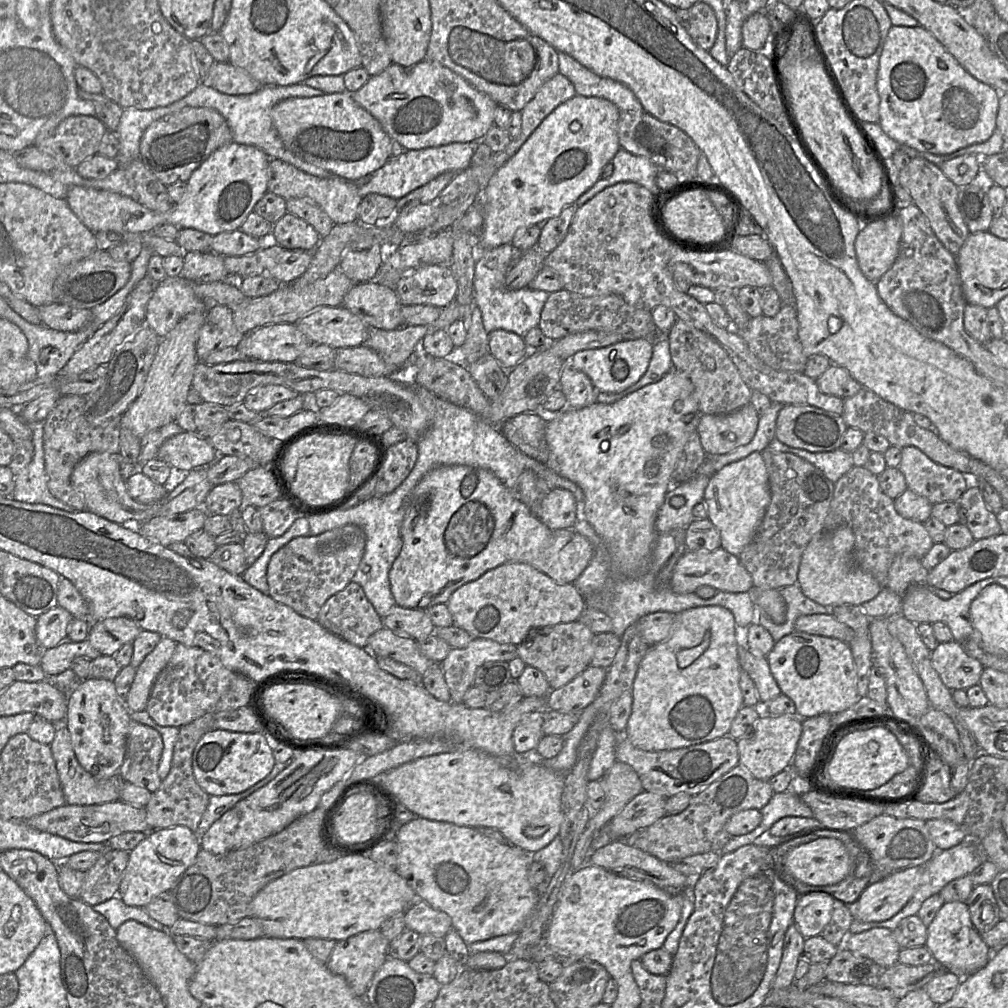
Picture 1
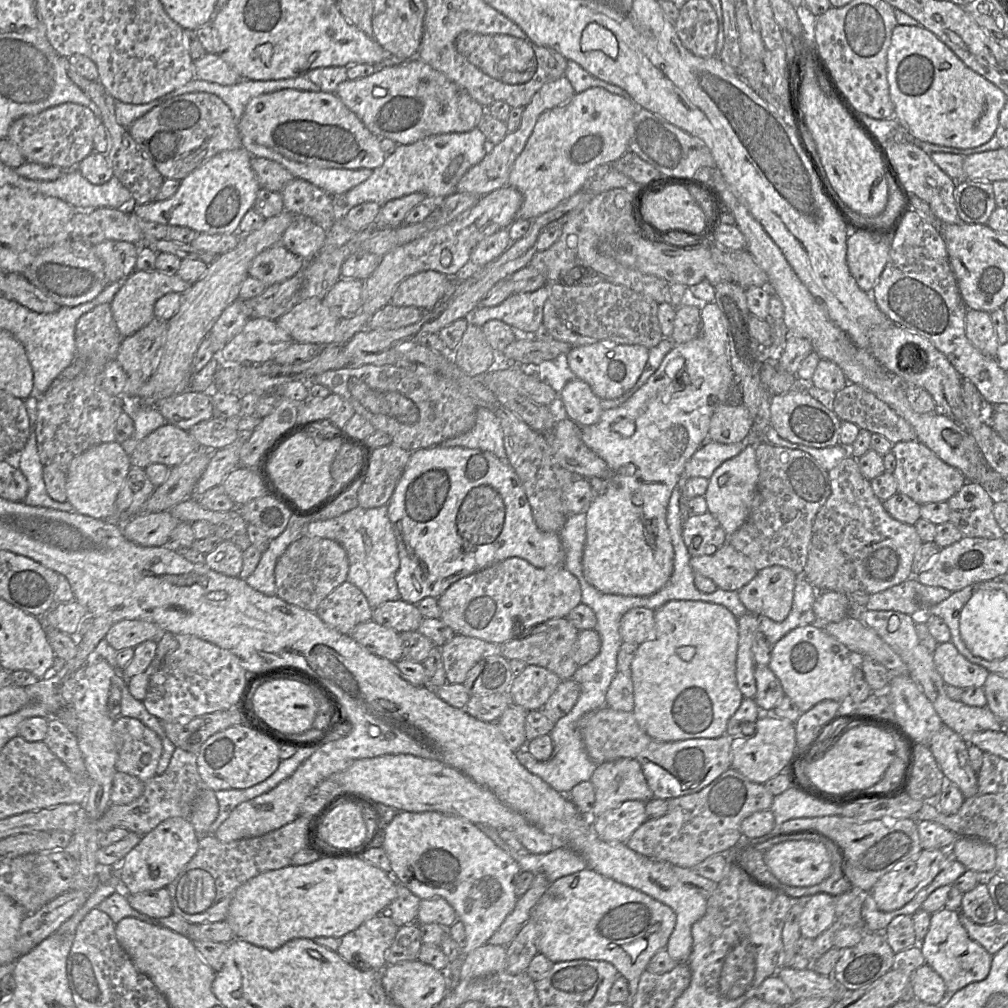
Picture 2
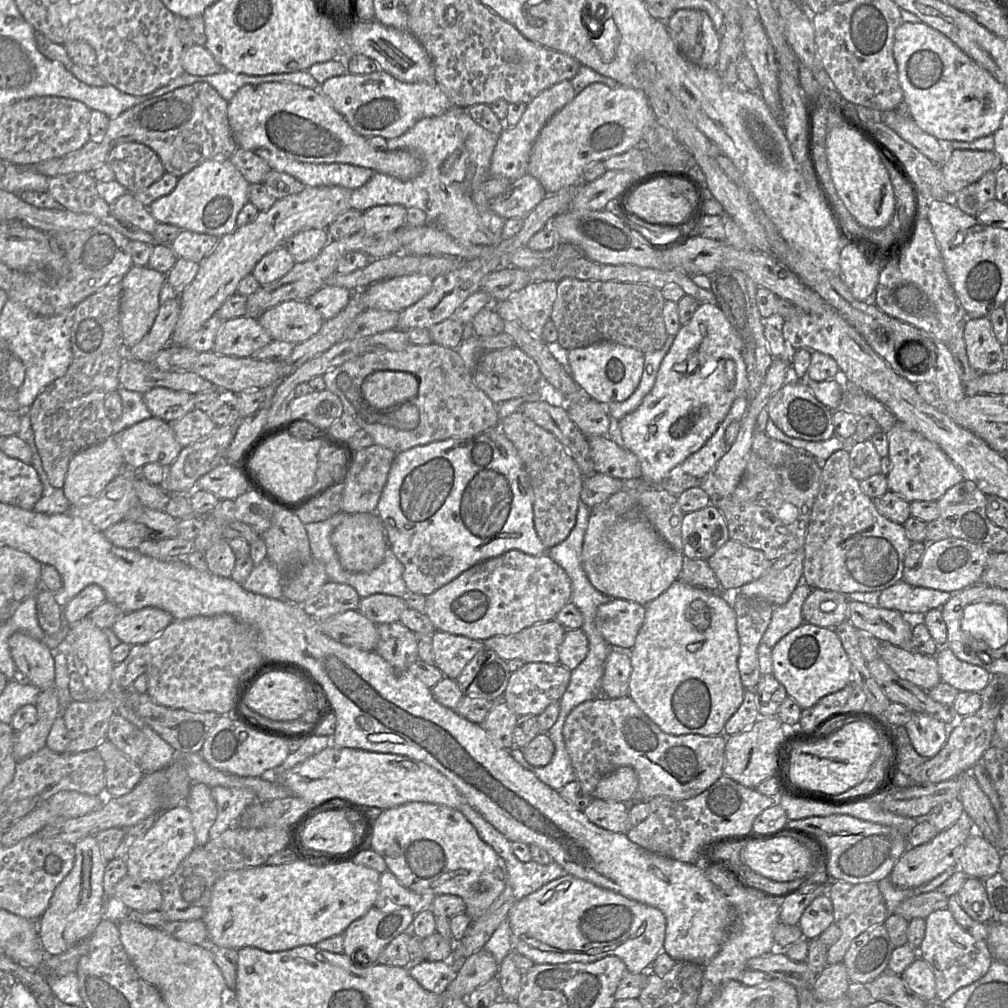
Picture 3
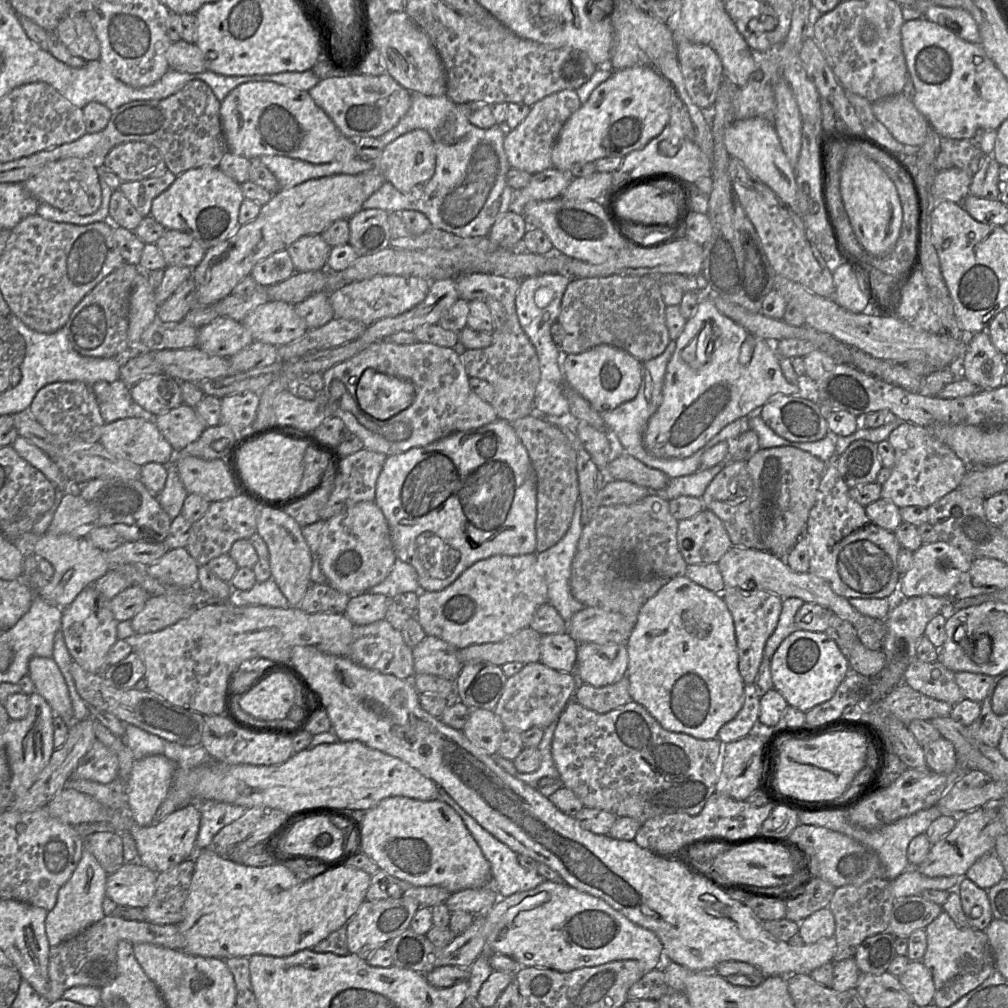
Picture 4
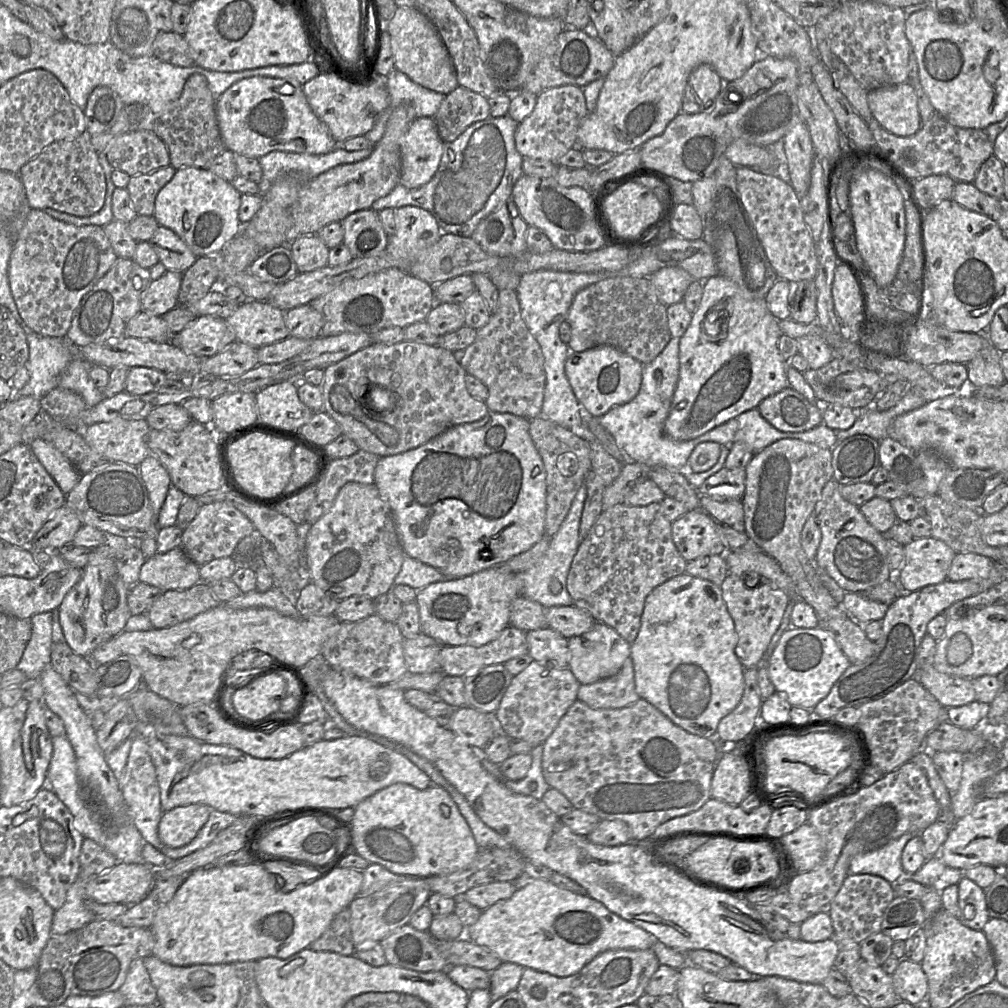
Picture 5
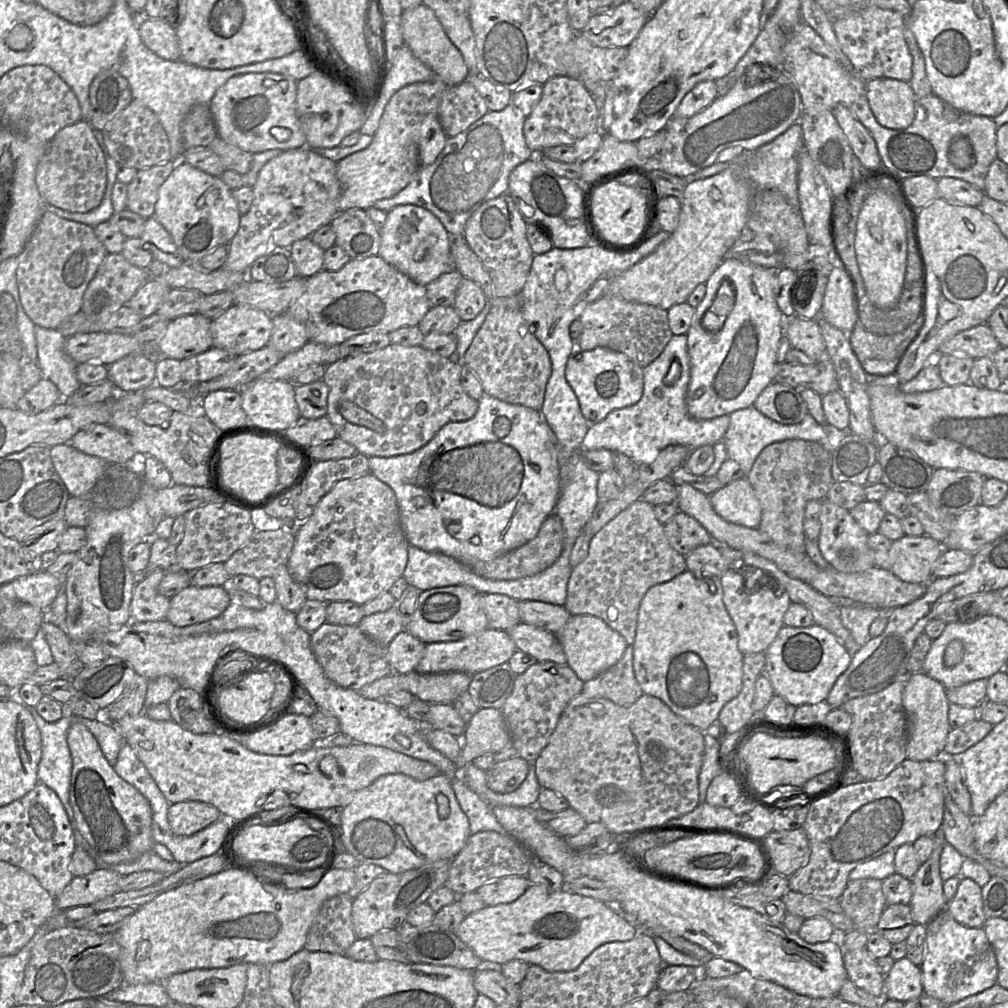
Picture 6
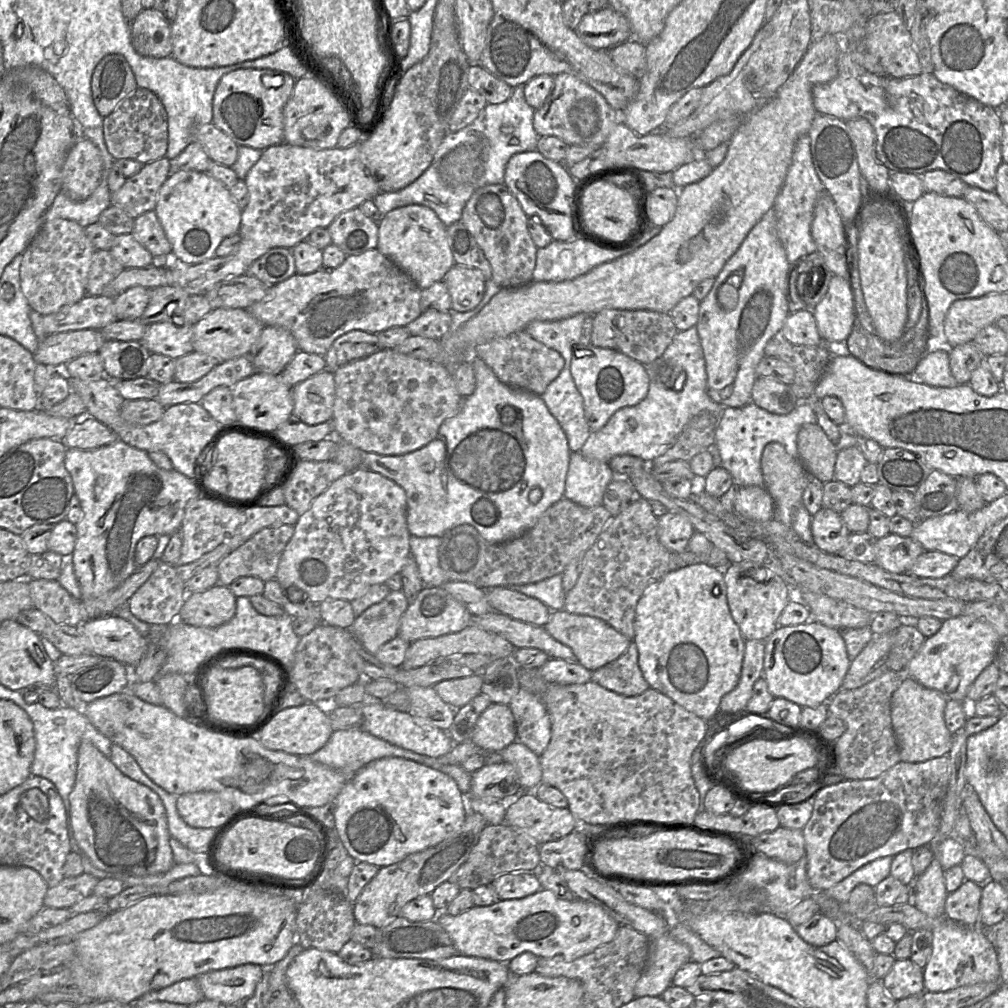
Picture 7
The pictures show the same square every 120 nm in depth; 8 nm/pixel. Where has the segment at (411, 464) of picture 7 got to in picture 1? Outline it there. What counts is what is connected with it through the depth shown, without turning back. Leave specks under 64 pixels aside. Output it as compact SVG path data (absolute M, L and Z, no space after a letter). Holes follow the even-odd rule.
M439 466L425 474L408 497L407 508L401 526L401 537L402 548L389 571L389 582L396 605L408 609L427 610L439 603L446 604L451 594L462 585L478 579L484 573L499 565L510 562L529 564L559 584L574 583L594 555L594 547L586 537L576 532L573 528L550 529L521 501L515 489L508 488L493 472L474 466Z

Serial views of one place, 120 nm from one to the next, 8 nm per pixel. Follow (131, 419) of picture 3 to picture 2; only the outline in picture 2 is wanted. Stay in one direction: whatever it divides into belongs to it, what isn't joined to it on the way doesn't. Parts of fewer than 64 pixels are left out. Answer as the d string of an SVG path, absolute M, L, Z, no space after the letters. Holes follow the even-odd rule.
M122 397L124 410L132 417L135 428L133 436L122 443L129 455L140 441L168 422L154 406L142 403L132 397Z

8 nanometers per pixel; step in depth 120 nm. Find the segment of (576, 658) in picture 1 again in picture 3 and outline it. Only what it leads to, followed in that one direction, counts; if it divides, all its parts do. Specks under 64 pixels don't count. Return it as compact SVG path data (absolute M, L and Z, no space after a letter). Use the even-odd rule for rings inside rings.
M556 620L537 623L511 635L498 635L483 640L486 649L494 651L501 659L509 661L520 659L525 663L543 662L549 664L559 663L558 649L561 645L566 629Z

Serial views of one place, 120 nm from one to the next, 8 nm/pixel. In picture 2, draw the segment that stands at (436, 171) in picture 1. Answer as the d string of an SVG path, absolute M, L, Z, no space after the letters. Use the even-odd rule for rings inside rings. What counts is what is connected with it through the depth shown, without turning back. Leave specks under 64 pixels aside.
M478 127L467 132L452 132L426 136L412 144L398 144L394 152L387 155L383 164L372 171L372 175L364 182L350 189L343 197L342 204L345 208L352 208L364 202L376 202L381 206L385 203L405 195L422 192L427 196L431 205L442 198L456 192L456 186L461 177L474 165L478 164L486 155L486 137ZM462 156L462 161L456 173L448 180L445 180L445 172L450 162Z

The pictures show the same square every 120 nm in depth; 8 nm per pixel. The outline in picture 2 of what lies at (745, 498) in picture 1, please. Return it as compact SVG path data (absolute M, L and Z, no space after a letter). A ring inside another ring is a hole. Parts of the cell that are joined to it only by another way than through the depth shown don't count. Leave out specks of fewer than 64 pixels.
M754 445L747 446L737 456L722 463L709 478L704 495L708 512L722 525L730 536L746 521L758 489L759 467Z

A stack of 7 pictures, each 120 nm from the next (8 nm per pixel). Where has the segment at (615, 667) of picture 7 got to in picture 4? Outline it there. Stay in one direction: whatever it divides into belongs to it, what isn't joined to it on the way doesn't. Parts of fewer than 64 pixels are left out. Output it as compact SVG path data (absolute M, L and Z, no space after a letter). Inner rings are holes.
M625 675L618 682L602 687L580 683L573 699L597 713L609 712L632 700L629 693L629 678Z

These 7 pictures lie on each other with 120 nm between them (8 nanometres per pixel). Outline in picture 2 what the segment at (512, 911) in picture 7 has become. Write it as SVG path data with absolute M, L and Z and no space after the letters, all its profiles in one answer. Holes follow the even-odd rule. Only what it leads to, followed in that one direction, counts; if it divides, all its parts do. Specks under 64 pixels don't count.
M586 867L550 884L531 911L531 919L537 925L538 953L553 963L579 959L611 963L628 982L626 1005L630 1007L641 974L651 958L666 947L676 914L649 895Z

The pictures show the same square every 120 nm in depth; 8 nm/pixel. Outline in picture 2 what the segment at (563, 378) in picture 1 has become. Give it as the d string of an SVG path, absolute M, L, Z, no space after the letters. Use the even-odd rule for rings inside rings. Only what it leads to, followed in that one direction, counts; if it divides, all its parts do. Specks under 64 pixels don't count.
M571 379L561 390L560 398L568 418L578 425L589 426L599 421L603 412L600 399L586 382Z

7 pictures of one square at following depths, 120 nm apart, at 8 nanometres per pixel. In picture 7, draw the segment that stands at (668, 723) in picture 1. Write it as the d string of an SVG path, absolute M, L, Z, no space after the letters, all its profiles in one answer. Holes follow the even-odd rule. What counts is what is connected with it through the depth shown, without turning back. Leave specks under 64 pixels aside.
M705 563L685 566L675 569L667 573L660 580L649 585L636 606L636 614L634 620L635 637L633 641L636 643L639 657L638 664L645 680L650 688L655 689L671 698L674 702L694 713L698 717L708 721L719 710L722 697L732 691L738 684L742 670L742 663L745 653L745 639L743 638L739 627L735 623L727 601L727 588L724 581L723 569L715 568Z

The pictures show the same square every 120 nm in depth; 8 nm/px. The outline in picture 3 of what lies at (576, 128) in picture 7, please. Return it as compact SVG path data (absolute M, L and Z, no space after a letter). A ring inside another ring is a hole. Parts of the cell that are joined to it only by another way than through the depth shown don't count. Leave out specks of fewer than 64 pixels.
M564 80L543 90L529 102L518 123L514 127L504 127L497 136L490 161L489 176L504 177L515 181L526 174L531 150L539 132L550 117L571 102L575 95L571 80Z

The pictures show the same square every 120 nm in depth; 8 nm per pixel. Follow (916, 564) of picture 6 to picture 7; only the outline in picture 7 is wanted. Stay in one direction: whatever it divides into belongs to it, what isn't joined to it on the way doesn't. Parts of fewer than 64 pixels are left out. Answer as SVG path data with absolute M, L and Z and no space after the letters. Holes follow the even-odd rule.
M890 533L877 540L875 564L890 573L909 573L923 552L924 548L911 537L901 537Z

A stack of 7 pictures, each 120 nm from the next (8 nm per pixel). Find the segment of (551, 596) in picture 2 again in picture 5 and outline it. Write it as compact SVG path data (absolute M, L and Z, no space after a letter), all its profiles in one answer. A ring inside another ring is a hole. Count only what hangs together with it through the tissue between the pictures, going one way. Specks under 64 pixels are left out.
M494 566L458 579L444 579L418 590L421 632L442 645L482 646L496 639L509 626L512 602L522 596L517 573Z

